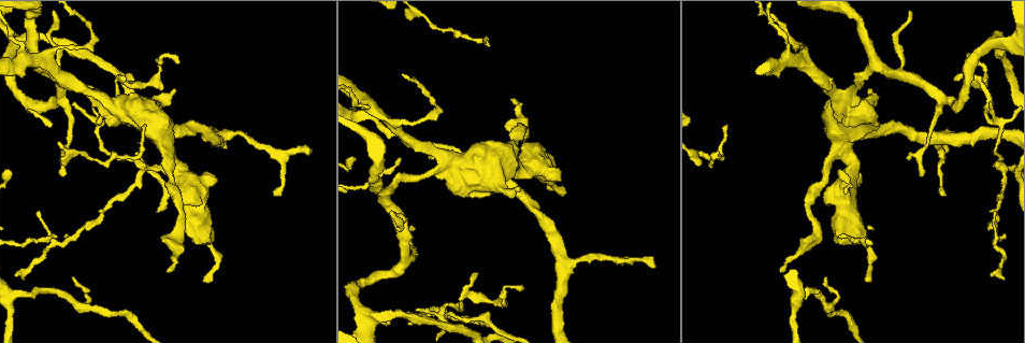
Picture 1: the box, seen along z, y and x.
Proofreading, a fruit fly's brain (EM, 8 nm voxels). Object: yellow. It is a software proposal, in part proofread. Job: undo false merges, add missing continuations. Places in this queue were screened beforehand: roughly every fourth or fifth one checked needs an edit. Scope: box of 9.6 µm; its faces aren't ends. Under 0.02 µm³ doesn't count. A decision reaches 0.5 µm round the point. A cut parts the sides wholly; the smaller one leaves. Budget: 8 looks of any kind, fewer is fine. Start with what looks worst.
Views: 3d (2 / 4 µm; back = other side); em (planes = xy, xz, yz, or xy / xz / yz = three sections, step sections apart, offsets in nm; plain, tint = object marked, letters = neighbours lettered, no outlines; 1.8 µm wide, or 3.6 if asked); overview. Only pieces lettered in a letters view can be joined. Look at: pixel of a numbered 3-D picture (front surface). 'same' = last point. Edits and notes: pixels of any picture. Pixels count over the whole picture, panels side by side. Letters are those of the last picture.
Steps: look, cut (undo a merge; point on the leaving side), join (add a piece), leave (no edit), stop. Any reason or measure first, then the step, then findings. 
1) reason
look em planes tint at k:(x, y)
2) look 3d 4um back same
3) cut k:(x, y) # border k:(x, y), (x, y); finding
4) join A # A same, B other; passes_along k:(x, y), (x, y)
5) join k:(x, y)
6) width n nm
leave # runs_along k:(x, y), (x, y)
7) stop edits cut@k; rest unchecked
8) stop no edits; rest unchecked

tapers out
look em 3.6um yz step 16 letters at 1:(827, 277)

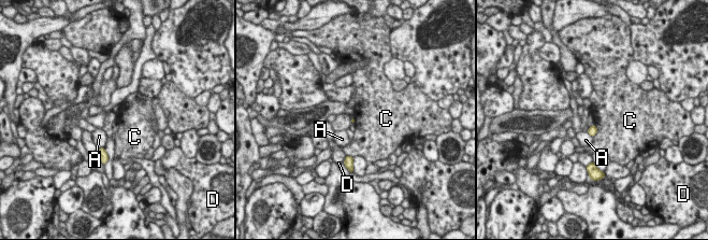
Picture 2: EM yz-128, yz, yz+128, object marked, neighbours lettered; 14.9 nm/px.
leave # A other, C other, D other; border 2:(595, 125), (596, 132), (593, 137); no lettered piece goes on from it

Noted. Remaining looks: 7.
looks like a crossing
look em 3.6um planes plain at 1:(490, 325)

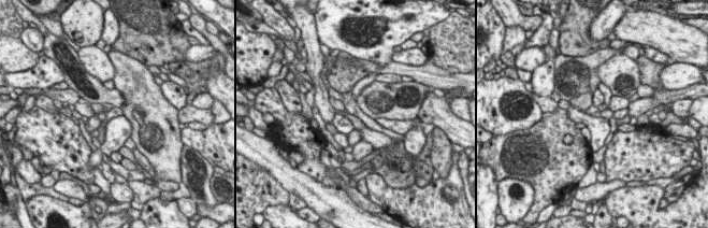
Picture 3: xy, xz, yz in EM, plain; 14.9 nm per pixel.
see the neighbours
look em 3.6um planes letters same

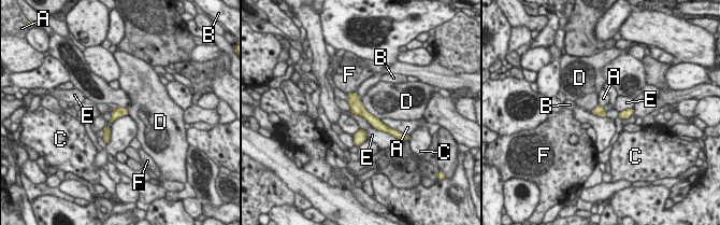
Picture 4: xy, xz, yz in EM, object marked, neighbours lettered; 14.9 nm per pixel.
leave # A other, B other, C other, D other, E other, F other; runs_along 4:(351, 95), (355, 103), (386, 129); continuous, no second neuron

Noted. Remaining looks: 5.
look em planes tint at 1:(875, 66)

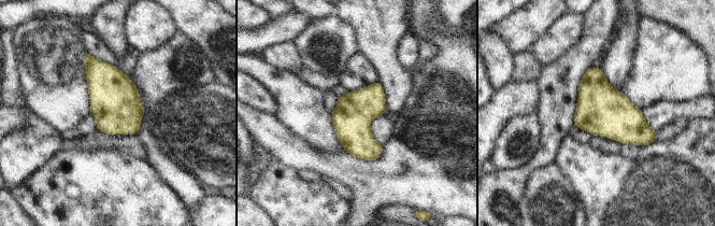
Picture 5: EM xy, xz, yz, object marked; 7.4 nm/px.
what lies round it
look em planes letters same

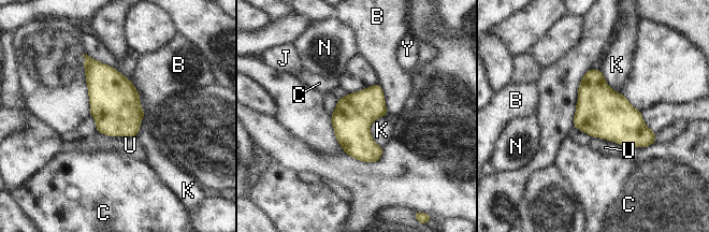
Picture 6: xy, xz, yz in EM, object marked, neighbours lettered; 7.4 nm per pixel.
leave # B other, C other, J other, K other, N other, U other, Y other; border 6:(385, 115), (370, 127), (381, 147); continuous, no second neuron

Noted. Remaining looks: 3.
stop no edits; rest unchecked

